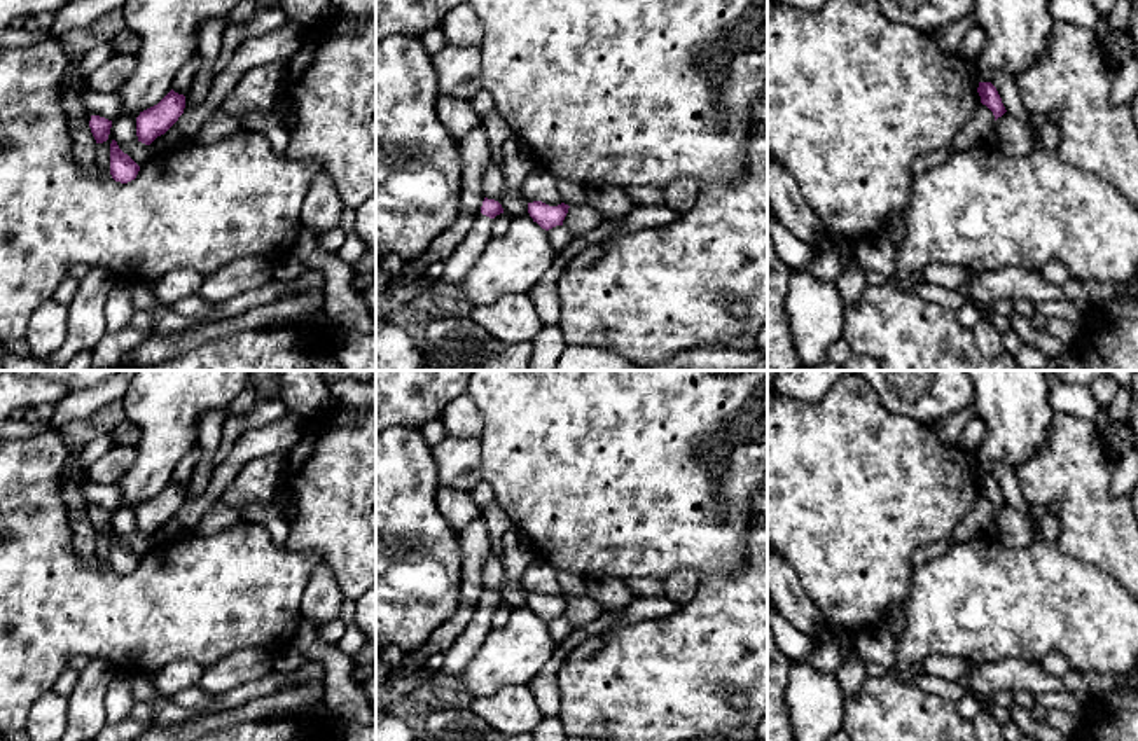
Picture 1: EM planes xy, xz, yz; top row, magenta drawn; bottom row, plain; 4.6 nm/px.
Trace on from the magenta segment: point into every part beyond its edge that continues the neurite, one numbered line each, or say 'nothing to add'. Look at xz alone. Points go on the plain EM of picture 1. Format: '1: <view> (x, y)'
1: xz (465, 647)

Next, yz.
nothing to add

